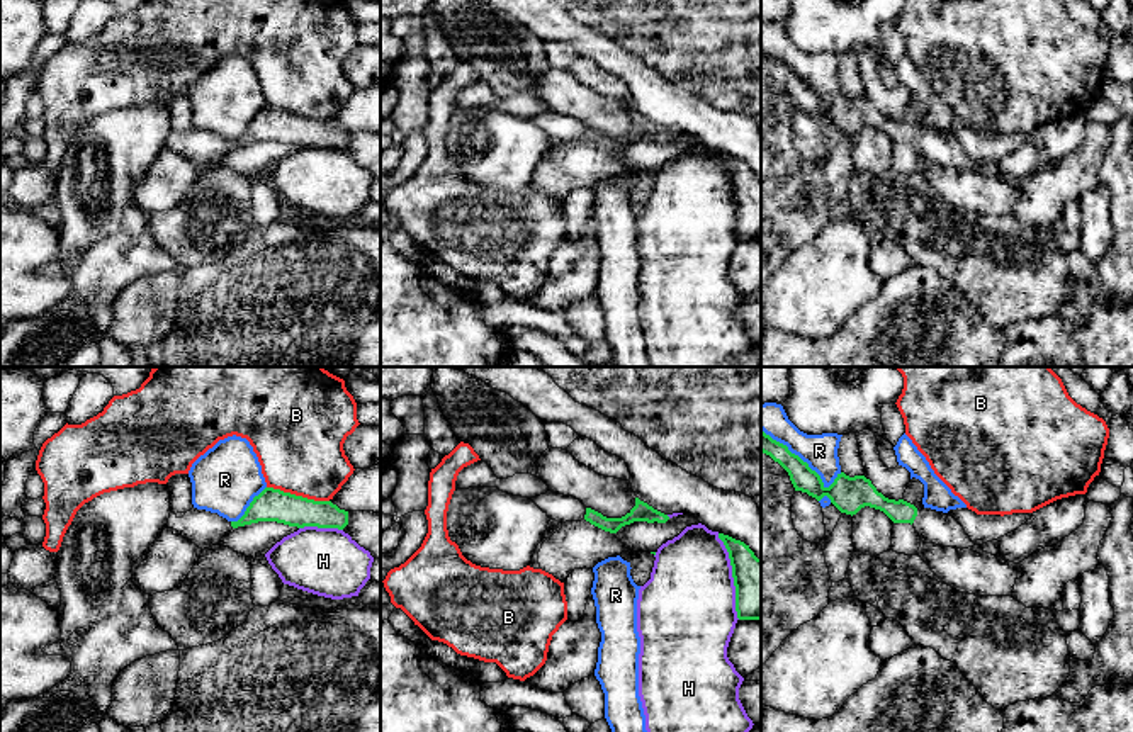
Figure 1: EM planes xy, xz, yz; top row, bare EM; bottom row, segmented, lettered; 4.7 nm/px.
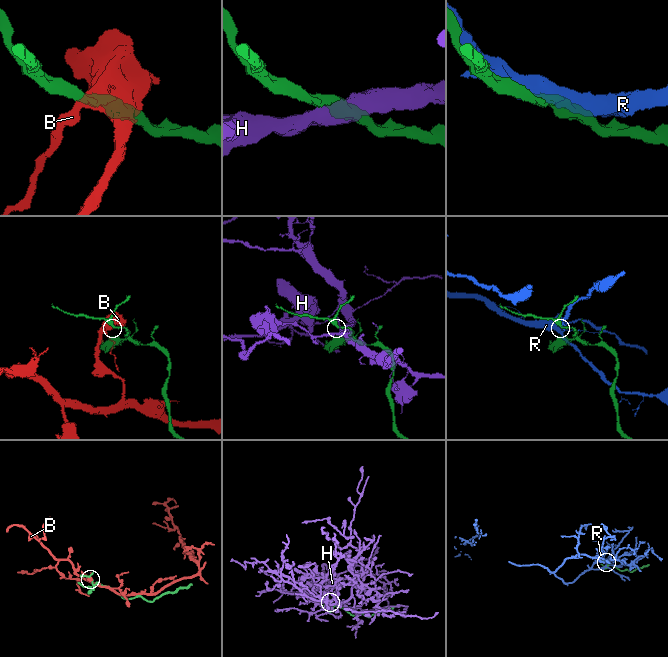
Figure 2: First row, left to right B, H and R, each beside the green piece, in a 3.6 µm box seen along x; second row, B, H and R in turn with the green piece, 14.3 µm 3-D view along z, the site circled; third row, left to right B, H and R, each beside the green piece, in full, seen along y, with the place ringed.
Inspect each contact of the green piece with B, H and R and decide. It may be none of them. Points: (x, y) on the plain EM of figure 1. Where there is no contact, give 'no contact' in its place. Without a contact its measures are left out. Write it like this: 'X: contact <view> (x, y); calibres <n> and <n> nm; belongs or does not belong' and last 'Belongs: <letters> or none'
B: contact xy (298, 116); calibres 160 and 420 nm; does not belong
H: contact xz (732, 196); calibres 240 and 440 nm; does not belong
R: contact yz (802, 80); calibres 150 and 160 nm; does not belong
Belongs: none

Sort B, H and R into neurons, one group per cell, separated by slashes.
B / H / R

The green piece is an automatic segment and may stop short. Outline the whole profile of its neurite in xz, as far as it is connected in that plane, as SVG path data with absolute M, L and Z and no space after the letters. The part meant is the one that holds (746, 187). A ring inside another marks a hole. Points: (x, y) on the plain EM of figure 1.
M719 153L719 158L732 185L737 238L761 241L761 178L741 160L724 153Z

